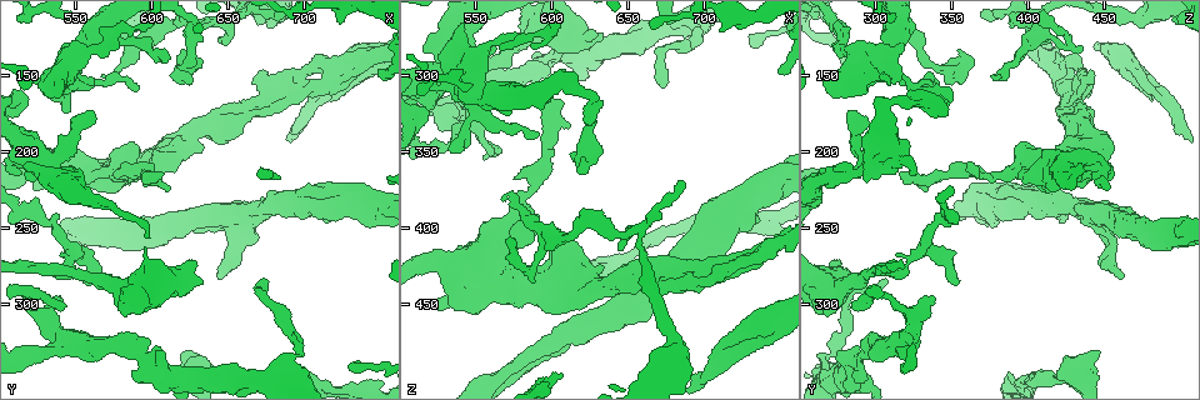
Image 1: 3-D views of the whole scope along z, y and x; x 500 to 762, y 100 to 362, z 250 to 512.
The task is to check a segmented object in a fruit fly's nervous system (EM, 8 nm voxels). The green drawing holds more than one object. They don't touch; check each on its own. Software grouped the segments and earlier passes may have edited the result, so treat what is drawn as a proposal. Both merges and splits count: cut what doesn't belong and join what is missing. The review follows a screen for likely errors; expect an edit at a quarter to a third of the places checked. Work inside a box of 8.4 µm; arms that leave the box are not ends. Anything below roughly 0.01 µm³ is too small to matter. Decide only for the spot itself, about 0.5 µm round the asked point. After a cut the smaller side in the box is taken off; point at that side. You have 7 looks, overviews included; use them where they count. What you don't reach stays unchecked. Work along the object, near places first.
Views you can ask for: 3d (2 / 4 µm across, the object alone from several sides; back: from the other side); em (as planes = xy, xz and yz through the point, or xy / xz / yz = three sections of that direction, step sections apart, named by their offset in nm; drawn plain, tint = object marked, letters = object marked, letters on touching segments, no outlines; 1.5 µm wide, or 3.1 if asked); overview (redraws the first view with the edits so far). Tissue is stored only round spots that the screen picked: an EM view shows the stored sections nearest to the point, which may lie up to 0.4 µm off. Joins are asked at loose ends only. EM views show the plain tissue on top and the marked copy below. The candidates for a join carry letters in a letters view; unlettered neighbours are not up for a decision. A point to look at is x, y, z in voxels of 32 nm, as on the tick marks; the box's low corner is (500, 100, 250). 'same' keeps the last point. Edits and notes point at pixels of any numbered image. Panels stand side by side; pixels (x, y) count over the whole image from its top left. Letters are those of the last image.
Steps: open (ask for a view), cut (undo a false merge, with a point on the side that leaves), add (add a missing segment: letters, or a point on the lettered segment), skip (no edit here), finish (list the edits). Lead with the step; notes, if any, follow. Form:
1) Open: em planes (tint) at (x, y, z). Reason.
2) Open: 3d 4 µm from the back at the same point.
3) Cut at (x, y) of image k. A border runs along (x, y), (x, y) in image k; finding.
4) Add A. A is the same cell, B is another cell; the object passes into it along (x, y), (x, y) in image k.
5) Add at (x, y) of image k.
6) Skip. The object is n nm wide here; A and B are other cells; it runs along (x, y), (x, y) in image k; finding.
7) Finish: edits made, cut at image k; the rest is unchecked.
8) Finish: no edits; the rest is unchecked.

Open: em planes (letters) at (538, 298, 340). An open end.

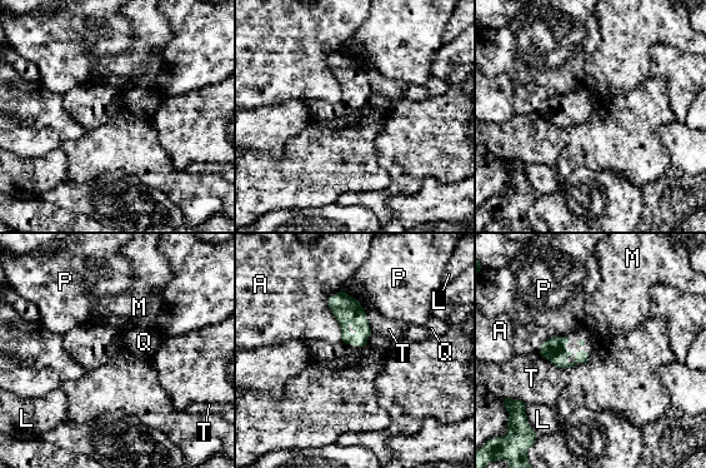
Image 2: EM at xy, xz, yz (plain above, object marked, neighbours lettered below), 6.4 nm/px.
Skip. A, L, M, P, Q and T are other cells; a border runs along (371, 334), (366, 343) in image 2; no lettered segment goes on from it.

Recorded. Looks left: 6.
Open: 3d 4 µm at (568, 150, 378).

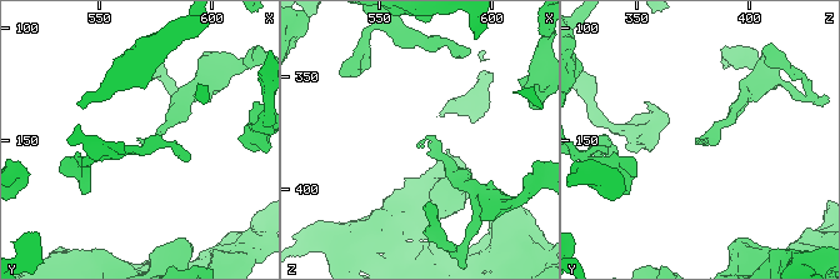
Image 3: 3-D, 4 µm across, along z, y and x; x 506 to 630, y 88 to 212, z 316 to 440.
Open: em planes (letters) at (569, 150, 379). Need the tissue.

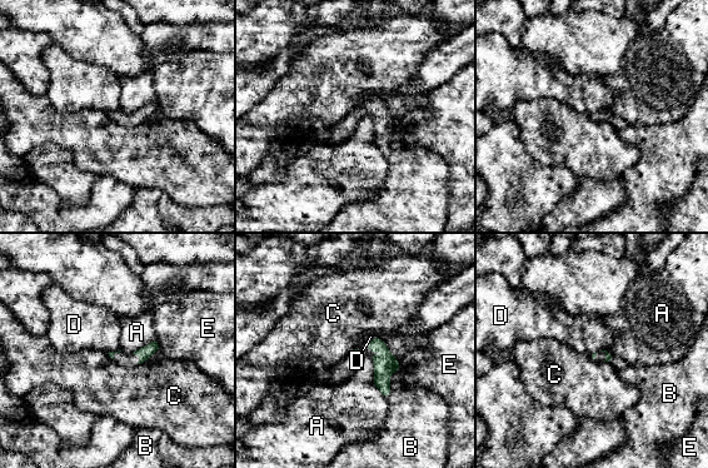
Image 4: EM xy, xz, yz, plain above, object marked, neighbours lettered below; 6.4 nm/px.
Skip. A, B, C, D and E are other cells; none of them fits.

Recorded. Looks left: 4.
Open: em planes (letters) at (620, 334, 444). Branch stops here.

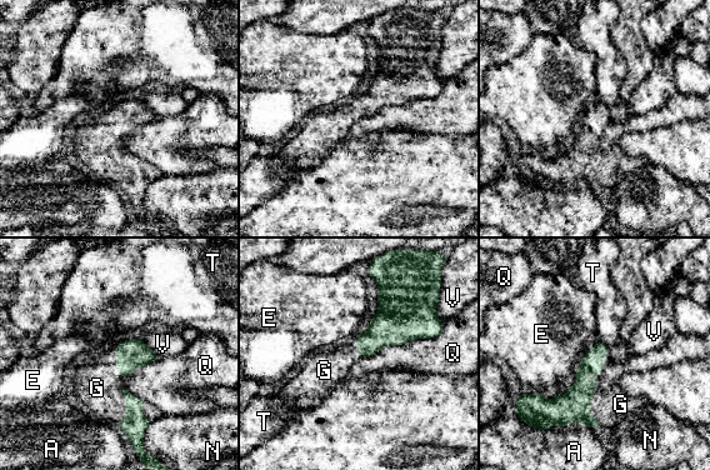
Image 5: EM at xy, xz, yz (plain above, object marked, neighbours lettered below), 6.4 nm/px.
Add G. G is the same cell, A, E, N, Q, T and V are other cells; the object passes into it along (573, 406), (594, 389), (620, 404) in image 5; it goes on there.

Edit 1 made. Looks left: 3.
Finish: edits made, add at image 5; the rest is unchecked.

